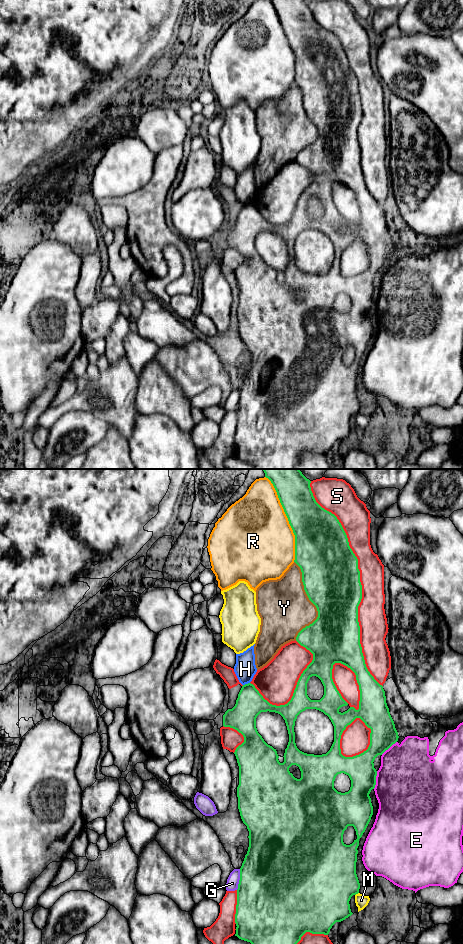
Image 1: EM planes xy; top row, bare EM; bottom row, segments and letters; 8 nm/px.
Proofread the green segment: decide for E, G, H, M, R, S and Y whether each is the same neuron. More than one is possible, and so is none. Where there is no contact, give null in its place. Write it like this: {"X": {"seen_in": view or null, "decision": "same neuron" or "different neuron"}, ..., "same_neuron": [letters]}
{"E": {"seen_in": "xy", "decision": "different neuron"}, "G": {"seen_in": "xy", "decision": "different neuron"}, "H": {"seen_in": "xy", "decision": "different neuron"}, "M": {"seen_in": "xy", "decision": "different neuron"}, "R": {"seen_in": "xy", "decision": "different neuron"}, "S": {"seen_in": "xy", "decision": "different neuron"}, "Y": {"seen_in": "xy", "decision": "different neuron"}, "same_neuron": []}

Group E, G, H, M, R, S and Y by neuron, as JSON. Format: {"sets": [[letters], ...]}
{"sets": [["E"], ["G"], ["H"], ["M"], ["R"], ["S"], ["Y"]]}

